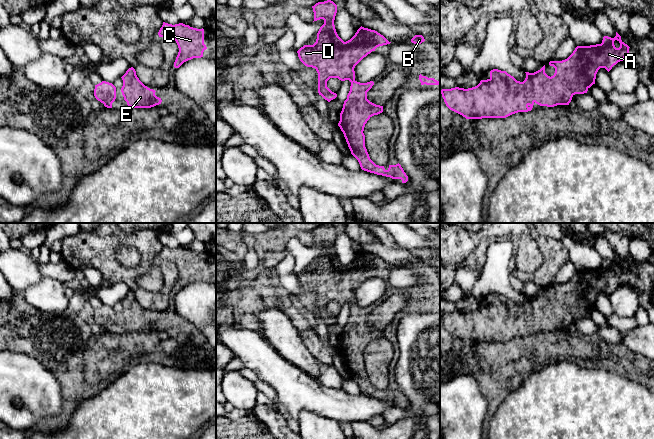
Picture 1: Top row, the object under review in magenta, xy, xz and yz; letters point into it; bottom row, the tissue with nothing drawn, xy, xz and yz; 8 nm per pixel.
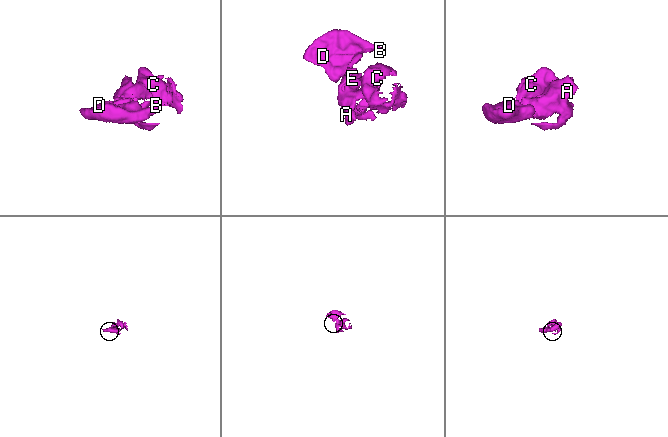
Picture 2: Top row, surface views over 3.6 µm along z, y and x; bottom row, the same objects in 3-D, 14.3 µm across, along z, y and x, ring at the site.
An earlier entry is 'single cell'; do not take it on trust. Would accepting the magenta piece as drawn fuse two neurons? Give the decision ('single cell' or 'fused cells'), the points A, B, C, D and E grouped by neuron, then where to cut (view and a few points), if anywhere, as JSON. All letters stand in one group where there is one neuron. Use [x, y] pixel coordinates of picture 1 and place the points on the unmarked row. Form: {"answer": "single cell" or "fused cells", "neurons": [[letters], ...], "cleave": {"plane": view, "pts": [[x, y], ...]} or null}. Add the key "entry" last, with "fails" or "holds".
{"answer": "single cell", "neurons": [["A", "B", "C", "D", "E"]], "cleave": null, "entry": "holds"}

